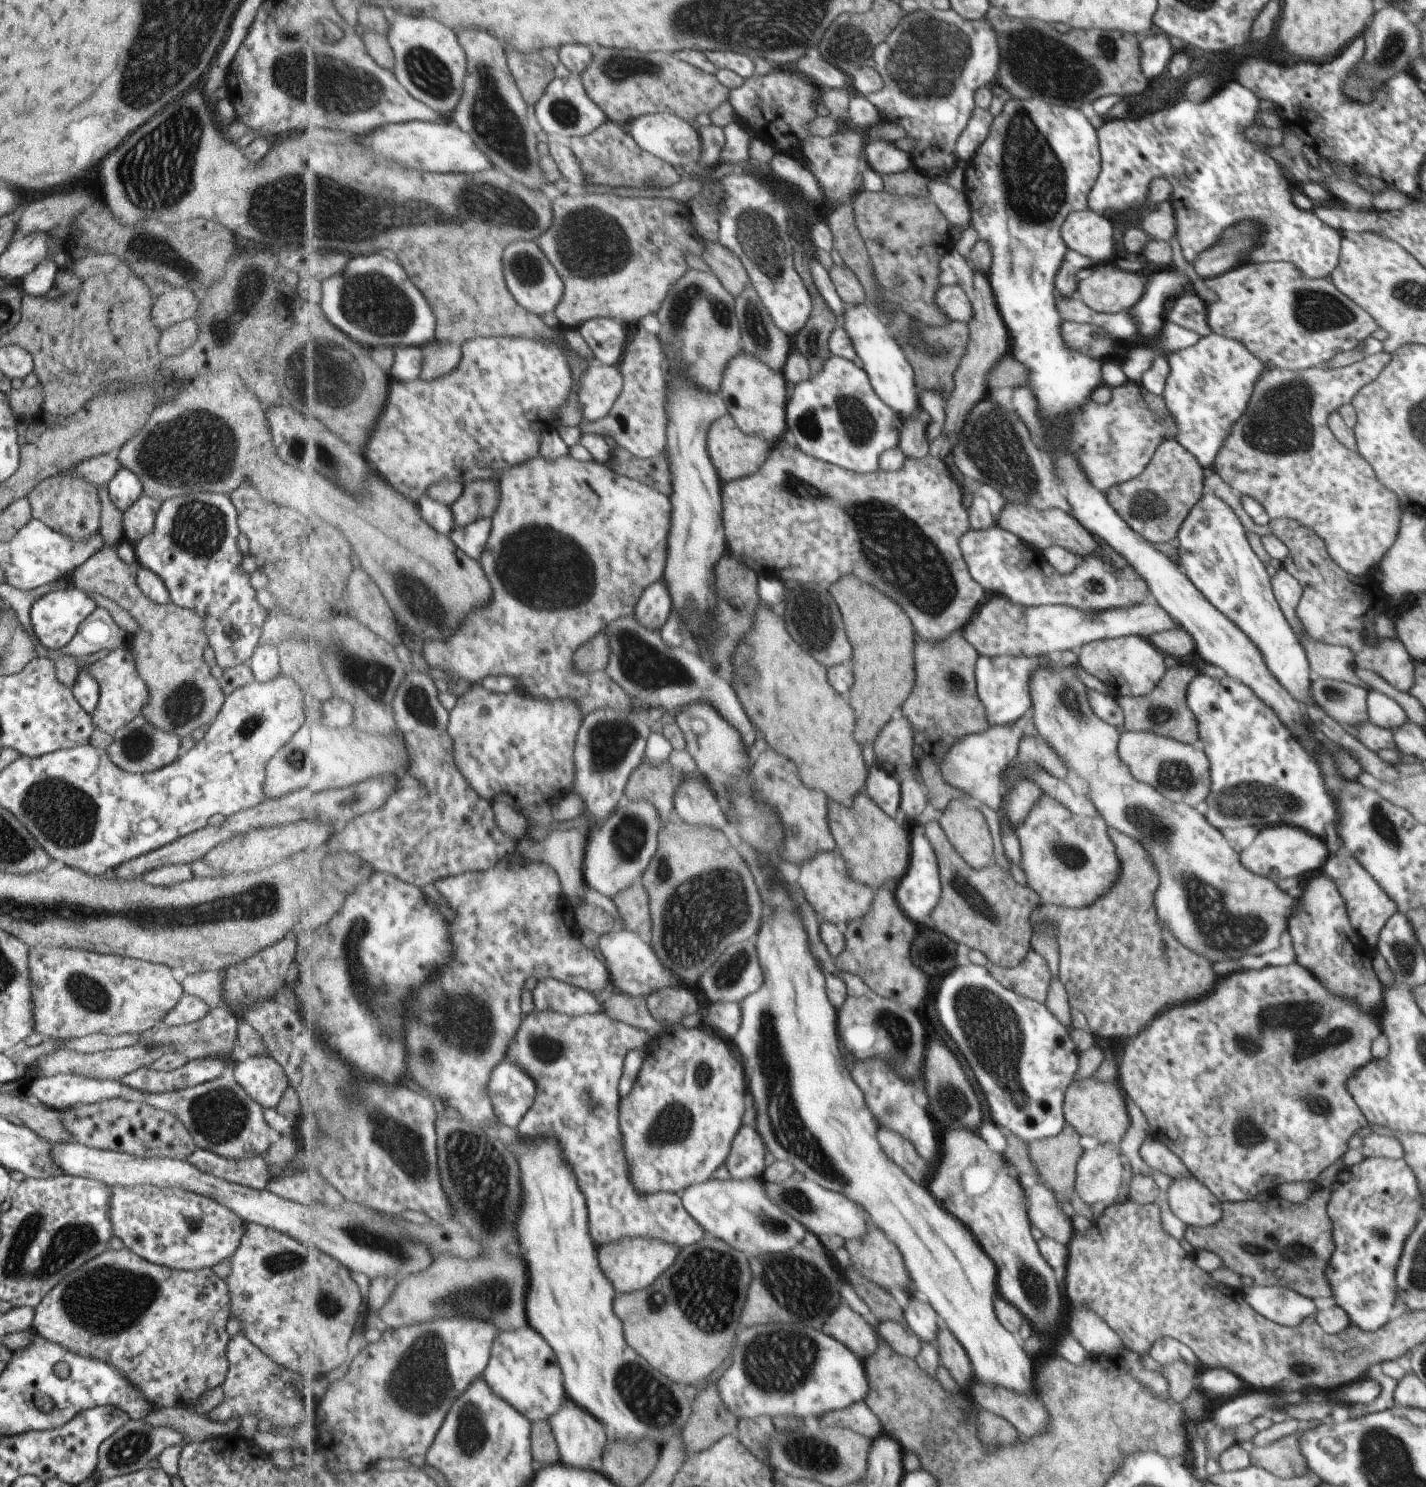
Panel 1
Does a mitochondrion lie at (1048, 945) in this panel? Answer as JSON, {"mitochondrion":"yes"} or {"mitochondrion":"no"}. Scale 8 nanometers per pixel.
{"mitochondrion":"no"}

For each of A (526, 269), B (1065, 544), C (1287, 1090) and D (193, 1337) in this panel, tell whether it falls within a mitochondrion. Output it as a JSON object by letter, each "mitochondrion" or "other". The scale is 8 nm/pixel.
{"A":"mitochondrion","B":"other","C":"mitochondrion","D":"other"}

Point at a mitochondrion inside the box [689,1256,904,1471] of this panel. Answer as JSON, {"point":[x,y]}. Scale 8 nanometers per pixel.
{"point":[761,1358]}

